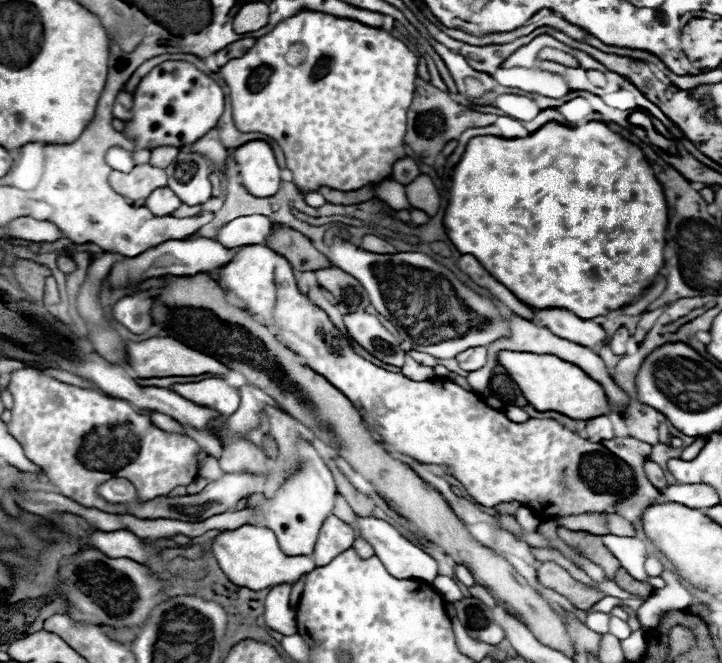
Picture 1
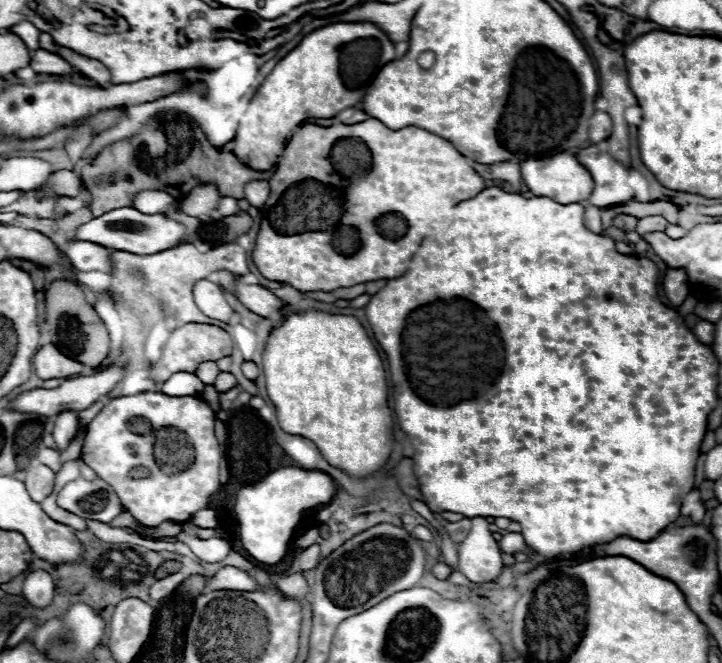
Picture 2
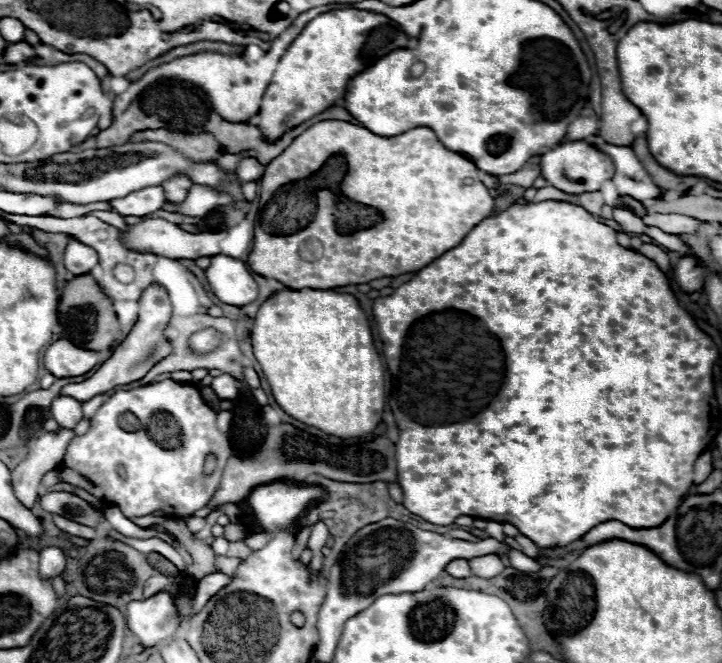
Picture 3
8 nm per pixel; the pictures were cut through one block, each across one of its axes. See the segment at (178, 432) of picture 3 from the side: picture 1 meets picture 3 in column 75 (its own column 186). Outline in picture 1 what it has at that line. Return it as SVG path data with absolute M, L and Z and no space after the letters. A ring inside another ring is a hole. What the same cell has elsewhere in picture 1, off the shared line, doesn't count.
M32 366L14 370L10 374L8 390L14 398L12 420L8 422L10 434L18 438L18 442L22 444L26 452L26 458L30 458L30 462L40 466L48 474L50 482L58 486L62 494L66 494L66 498L74 498L76 502L82 502L82 506L94 506L98 510L106 510L112 514L128 512L124 506L108 504L96 494L96 486L106 482L108 478L130 480L138 488L138 496L142 500L150 500L150 498L168 494L176 486L188 486L198 474L196 454L200 452L200 446L188 436L178 436L178 434L160 430L158 426L150 422L148 414L138 414L132 408L132 404L126 400L108 398L94 390L82 390L78 386L58 382L56 378Z

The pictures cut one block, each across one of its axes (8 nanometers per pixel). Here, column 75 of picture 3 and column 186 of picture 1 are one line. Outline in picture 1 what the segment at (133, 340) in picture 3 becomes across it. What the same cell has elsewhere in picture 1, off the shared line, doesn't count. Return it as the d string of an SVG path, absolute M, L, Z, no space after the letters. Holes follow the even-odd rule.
M206 378L200 382L190 384L174 384L172 390L178 390L184 398L190 398L192 402L198 402L200 406L210 406L212 410L218 410L220 414L234 414L238 410L240 394L236 388L228 386L222 378Z

